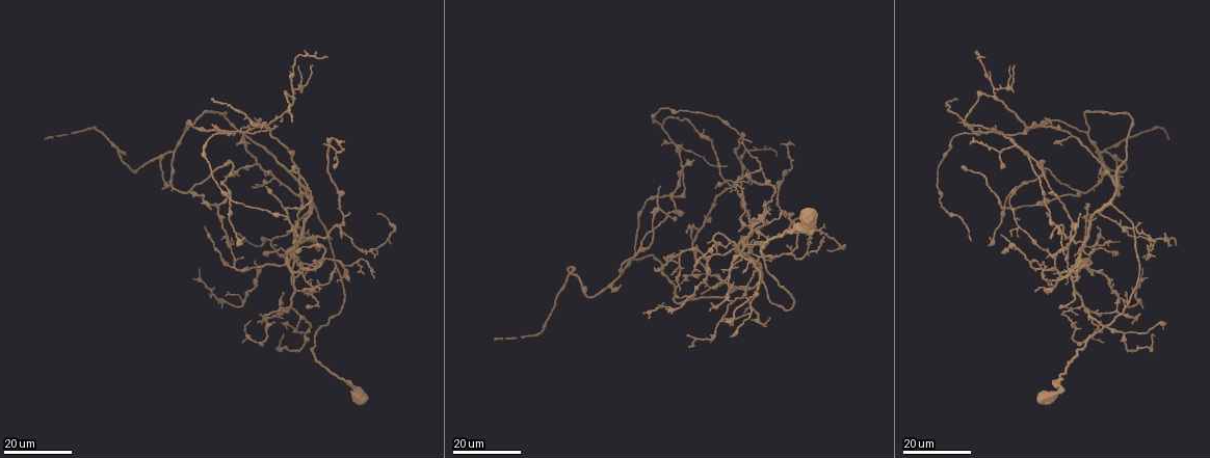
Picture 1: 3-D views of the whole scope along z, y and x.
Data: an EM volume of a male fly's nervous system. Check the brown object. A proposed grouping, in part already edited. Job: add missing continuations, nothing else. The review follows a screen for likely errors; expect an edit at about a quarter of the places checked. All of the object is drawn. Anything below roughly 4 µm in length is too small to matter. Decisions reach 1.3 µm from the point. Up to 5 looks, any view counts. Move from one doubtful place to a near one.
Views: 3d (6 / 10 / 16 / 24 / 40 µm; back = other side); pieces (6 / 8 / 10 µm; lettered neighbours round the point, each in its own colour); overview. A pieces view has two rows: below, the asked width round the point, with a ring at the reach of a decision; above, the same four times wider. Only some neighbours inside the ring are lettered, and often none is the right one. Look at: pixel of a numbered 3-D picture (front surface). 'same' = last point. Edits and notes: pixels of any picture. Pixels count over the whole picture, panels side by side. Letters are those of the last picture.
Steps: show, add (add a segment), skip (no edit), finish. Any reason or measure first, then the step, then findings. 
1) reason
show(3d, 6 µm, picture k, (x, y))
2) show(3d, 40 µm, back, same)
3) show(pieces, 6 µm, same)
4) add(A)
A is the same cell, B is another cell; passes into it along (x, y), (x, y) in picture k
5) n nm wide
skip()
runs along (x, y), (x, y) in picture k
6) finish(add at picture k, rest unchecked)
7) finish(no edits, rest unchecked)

tapers out
show(3d, 24 µm, picture 1, (969, 239))

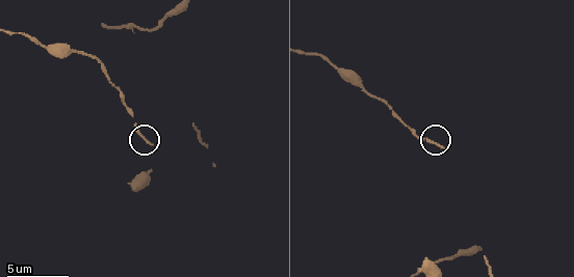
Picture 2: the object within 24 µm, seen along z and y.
show(pieces, 10 µm, picture 2, (149, 142))

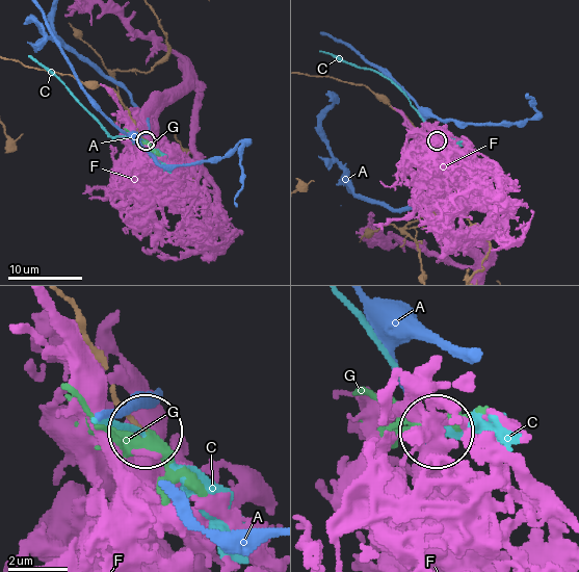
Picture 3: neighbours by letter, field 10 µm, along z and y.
skip()
A, C, F and G are other cells; runs along (71, 304), (110, 393), (142, 428) in picture 3; none of them fits

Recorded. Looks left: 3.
an open end
show(3d, 16 µm, picture 1, (659, 186))

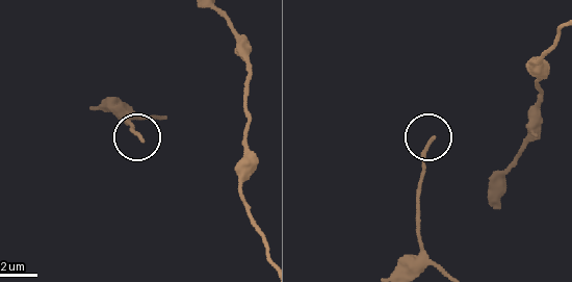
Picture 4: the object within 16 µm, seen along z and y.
show(pieces, 6 µm, picture 4, (431, 138))

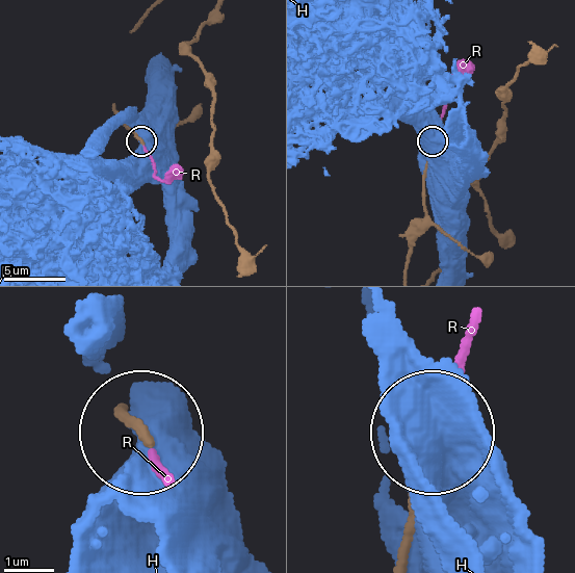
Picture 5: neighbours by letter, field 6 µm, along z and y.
180 nm wide
add(R)
R is the same cell, H is another cell; passes into it along (118, 405), (167, 474) in picture 5; the cell continues

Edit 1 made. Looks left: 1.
finish(add at picture 5, rest unchecked)

